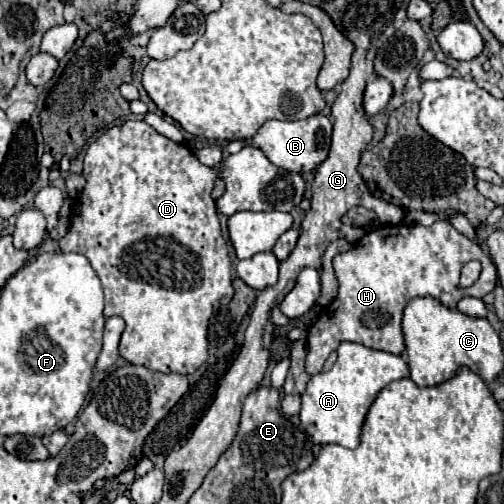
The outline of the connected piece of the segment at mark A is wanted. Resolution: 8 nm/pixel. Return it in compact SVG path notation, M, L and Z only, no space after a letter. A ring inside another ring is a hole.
M350 341L340 343L336 353L338 353L338 359L328 371L322 371L310 377L308 387L302 393L300 421L314 443L318 445L338 443L342 447L354 449L360 443L360 427L376 395L388 383L408 377L410 367L402 355L376 351Z

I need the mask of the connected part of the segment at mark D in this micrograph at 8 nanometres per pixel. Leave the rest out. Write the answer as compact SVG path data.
M126 121L120 127L110 127L108 131L104 131L104 135L98 141L90 143L90 147L86 149L86 157L84 157L84 177L86 177L86 187L74 203L70 231L64 239L60 239L60 247L66 253L74 251L74 253L82 253L88 257L88 261L92 263L92 269L96 271L96 275L100 277L102 287L104 287L104 299L106 299L104 315L106 317L120 315L126 321L126 329L124 329L122 341L120 341L120 355L128 363L144 365L144 367L148 367L152 371L160 371L160 373L182 373L182 375L194 373L200 365L204 365L208 361L208 325L210 325L214 307L228 303L234 295L232 277L230 277L232 263L228 257L228 245L222 237L218 211L216 211L214 199L210 195L212 187L214 187L216 171L202 165L184 145L162 137L144 121Z

